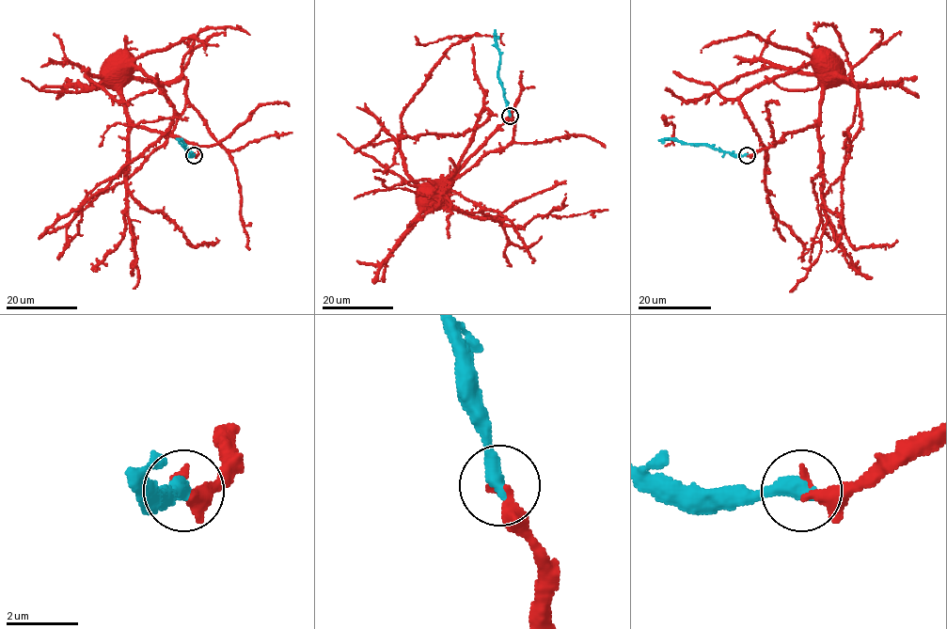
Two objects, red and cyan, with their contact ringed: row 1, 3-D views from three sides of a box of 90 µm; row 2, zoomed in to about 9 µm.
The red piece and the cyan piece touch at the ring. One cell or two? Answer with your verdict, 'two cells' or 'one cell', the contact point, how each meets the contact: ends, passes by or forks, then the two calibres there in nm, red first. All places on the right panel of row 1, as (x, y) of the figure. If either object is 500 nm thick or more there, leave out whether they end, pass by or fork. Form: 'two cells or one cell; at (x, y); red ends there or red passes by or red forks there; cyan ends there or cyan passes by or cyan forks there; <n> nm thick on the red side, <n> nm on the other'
one cell; at (747, 155); red ends there; cyan ends there; 360 nm thick on the red side, 480 nm on the other

